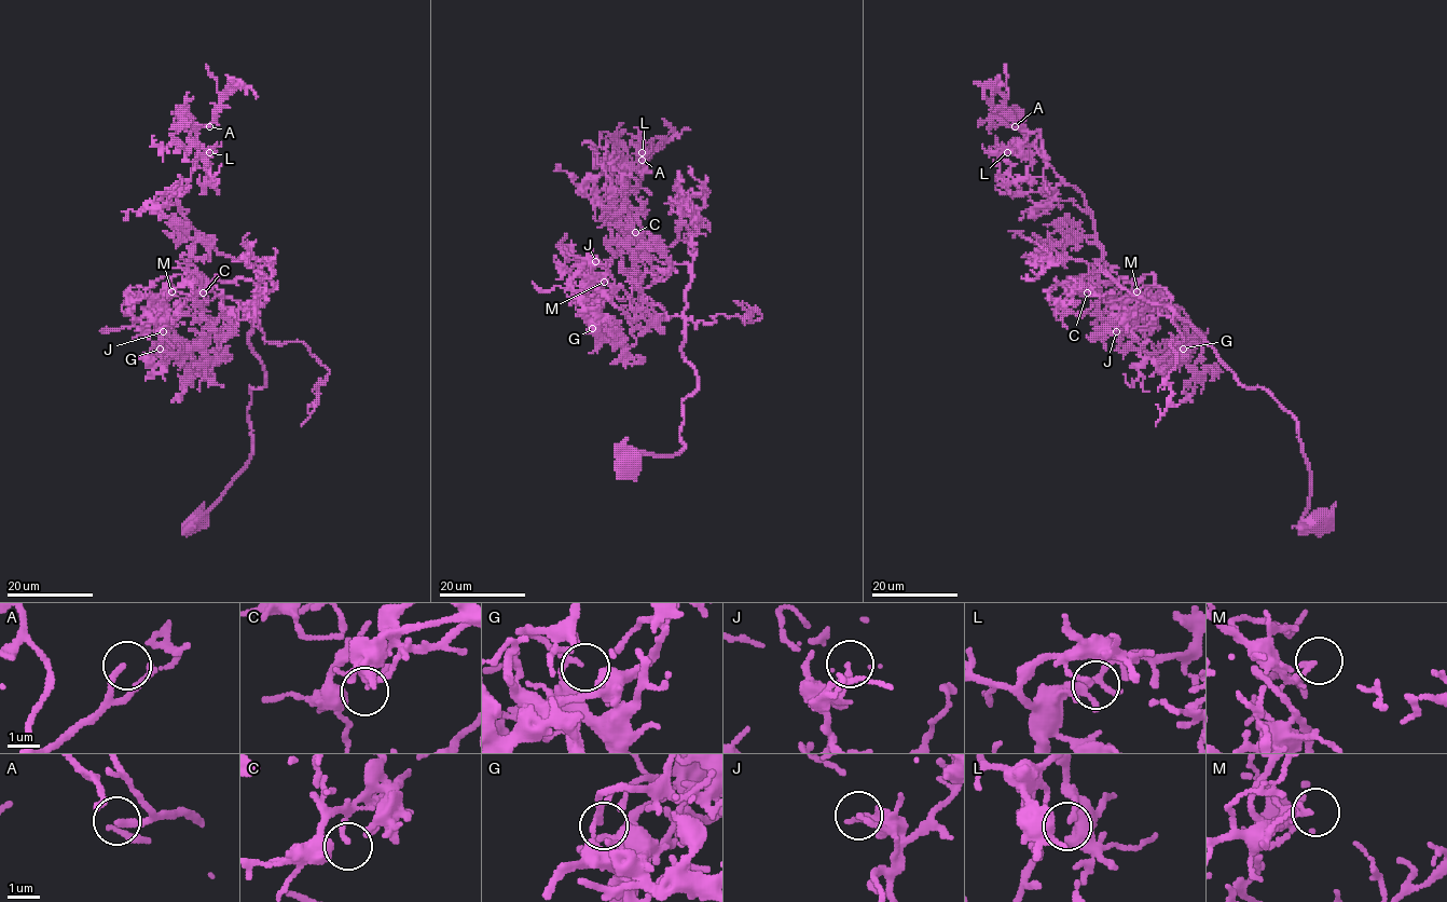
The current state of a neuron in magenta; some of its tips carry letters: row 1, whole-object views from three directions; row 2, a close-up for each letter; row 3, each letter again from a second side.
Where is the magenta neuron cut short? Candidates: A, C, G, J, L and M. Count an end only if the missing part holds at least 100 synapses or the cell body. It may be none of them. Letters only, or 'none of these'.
A

